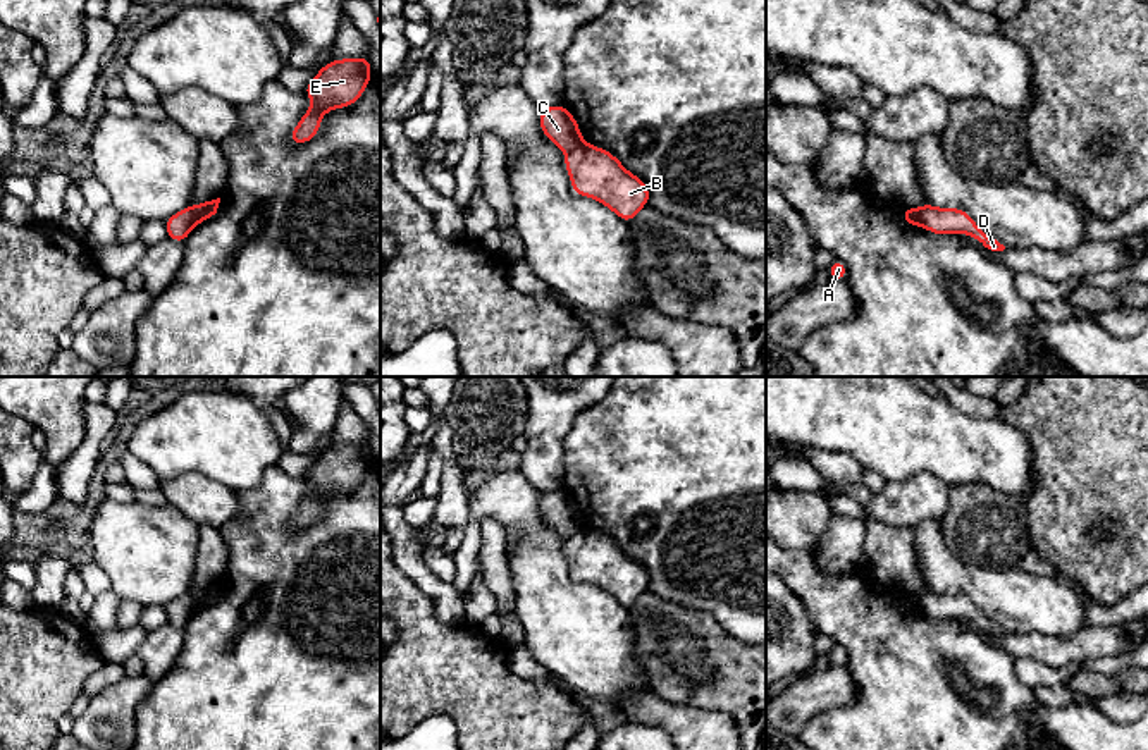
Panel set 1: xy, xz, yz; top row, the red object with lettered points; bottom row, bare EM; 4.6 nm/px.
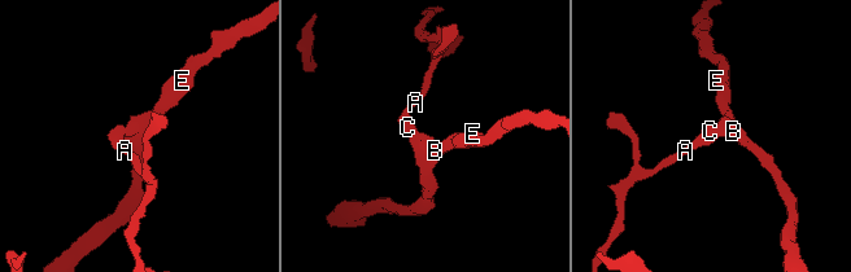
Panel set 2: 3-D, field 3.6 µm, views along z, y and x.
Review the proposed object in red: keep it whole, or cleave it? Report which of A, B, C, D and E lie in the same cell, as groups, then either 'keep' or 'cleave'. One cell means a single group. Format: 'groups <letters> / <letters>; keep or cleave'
groups A C / B D E; cleave

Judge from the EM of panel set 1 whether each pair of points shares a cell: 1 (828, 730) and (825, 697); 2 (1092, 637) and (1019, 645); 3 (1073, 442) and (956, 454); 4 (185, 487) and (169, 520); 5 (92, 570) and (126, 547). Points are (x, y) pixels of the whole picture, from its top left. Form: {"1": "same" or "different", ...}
{"1": "different", "2": "same", "3": "different", "4": "different", "5": "different"}

